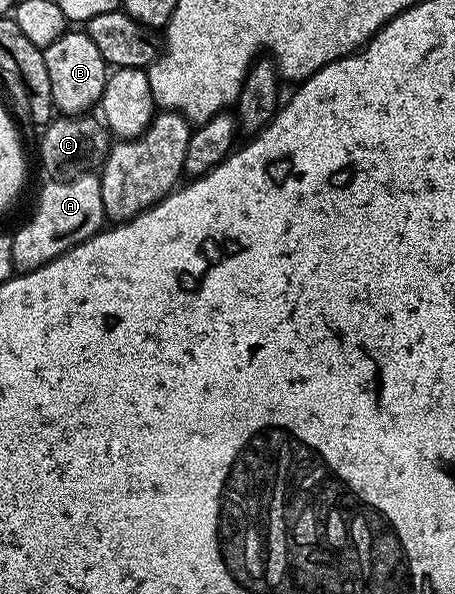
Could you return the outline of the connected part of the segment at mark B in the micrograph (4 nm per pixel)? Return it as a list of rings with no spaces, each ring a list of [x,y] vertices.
[[[69,30],[57,42],[50,44],[48,48],[43,49],[45,58],[45,70],[49,70],[49,86],[51,87],[51,103],[64,116],[78,116],[92,111],[91,107],[98,105],[103,98],[105,82],[109,75],[109,65],[105,58],[101,58],[101,50],[97,50],[93,38],[89,38],[86,31]]]

